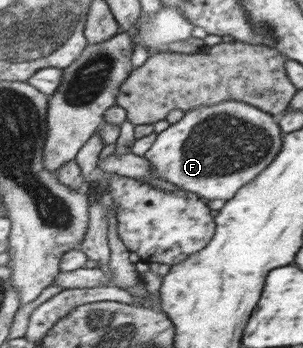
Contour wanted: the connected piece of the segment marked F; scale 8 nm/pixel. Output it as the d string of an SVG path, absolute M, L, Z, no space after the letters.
M226 101L216 106L200 106L183 112L182 119L157 133L152 145L141 155L150 162L152 174L168 181L183 191L194 193L203 199L229 201L245 183L253 181L270 166L281 151L280 131L269 112L238 101Z

